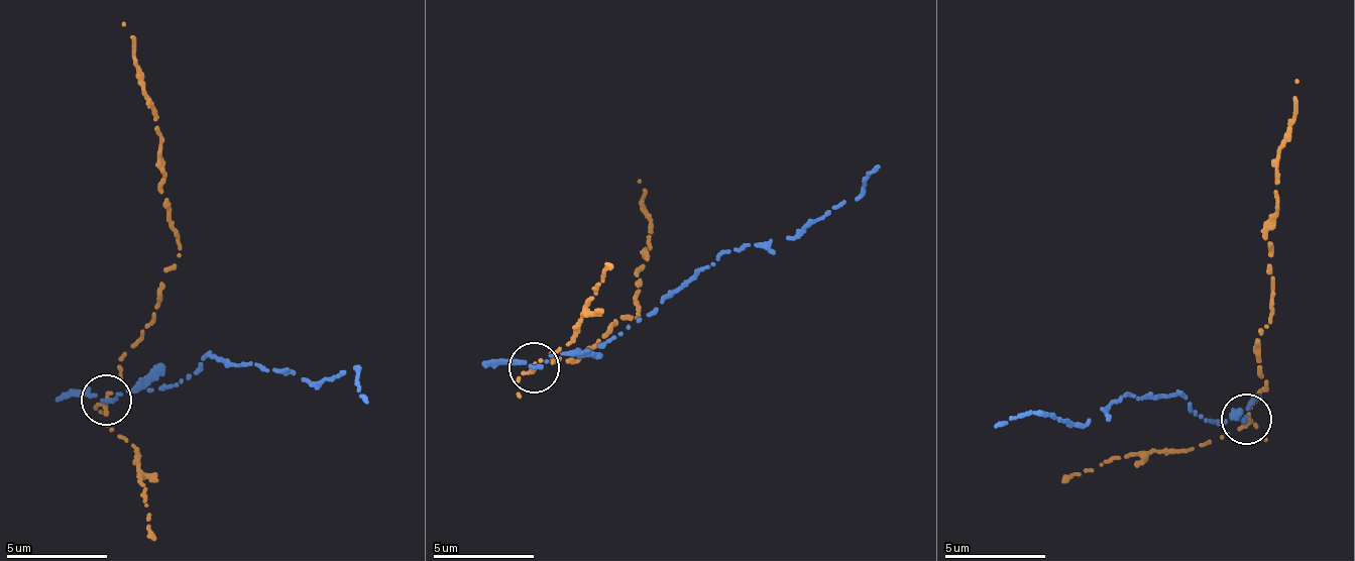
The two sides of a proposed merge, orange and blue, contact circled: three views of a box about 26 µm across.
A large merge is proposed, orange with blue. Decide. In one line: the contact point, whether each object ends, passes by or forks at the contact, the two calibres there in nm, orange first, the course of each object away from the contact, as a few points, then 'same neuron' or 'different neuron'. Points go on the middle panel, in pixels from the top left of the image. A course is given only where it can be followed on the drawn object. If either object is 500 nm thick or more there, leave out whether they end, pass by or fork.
place (534, 367); orange ends; blue passes by; calibres 240 and 200 nm; course orange (535, 369), (556, 358), (580, 358), (618, 317), (639, 320), (636, 274), (654, 225), (640, 205), (641, 179); course blue (535, 369), (559, 352), (580, 356), (602, 345), (728, 248), (803, 231), (864, 192), (881, 166); different neuron

